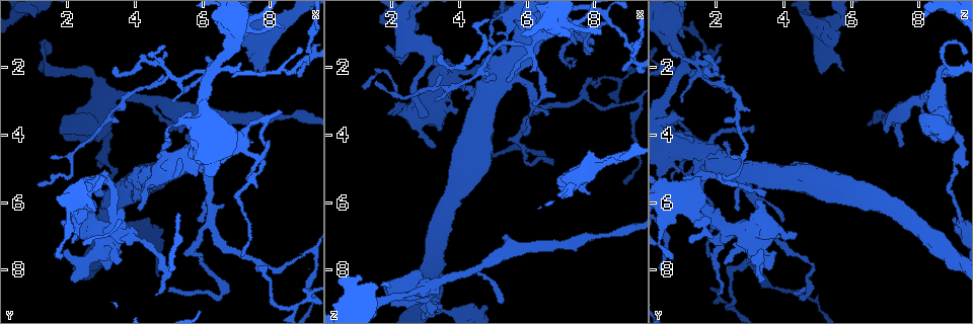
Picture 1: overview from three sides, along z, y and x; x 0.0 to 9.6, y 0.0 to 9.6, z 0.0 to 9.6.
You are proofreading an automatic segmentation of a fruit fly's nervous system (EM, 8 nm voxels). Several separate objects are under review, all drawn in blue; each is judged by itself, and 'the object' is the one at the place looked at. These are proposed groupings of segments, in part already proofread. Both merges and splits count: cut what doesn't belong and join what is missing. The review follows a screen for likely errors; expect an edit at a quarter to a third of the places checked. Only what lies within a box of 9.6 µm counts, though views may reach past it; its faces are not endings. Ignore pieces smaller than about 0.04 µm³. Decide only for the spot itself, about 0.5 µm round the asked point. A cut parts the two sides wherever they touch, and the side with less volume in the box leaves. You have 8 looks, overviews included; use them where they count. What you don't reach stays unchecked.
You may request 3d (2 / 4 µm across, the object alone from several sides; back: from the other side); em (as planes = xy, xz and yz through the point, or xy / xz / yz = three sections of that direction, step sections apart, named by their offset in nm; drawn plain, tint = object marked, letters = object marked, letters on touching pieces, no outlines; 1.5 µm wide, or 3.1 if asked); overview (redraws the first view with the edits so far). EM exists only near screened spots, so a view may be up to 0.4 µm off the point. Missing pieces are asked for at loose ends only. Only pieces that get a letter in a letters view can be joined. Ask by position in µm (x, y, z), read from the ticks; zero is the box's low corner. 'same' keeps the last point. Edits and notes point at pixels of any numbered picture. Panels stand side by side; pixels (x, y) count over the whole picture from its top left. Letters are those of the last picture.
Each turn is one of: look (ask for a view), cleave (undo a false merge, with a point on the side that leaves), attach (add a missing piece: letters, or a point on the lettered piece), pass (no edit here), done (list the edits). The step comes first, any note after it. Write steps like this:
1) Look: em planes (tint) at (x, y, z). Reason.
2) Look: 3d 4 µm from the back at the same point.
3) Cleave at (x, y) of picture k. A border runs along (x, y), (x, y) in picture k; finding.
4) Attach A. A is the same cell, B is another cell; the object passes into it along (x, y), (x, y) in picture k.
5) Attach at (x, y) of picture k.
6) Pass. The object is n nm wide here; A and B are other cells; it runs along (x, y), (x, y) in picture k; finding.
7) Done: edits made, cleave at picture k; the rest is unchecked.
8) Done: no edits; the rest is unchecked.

Look: em xz step 4 (letters) at (7.45, 4.20, 1.35). An open end.

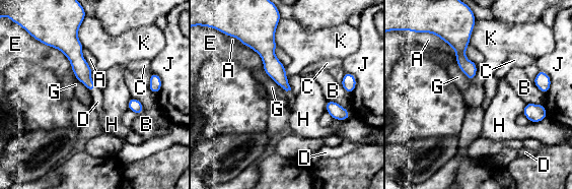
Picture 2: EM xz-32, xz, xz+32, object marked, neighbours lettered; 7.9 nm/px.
Look: em planes (letters) at the same point. Cut it another way.

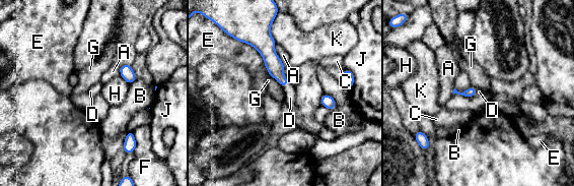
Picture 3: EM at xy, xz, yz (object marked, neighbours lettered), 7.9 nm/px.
Attach D. D is the same cell, A, B, C, E, F, G, H, J and K are other cells; the object passes into it along (275, 67), (286, 84), (290, 94) in picture 3; it goes on there.

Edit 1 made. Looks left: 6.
Look: 3d 2 µm at (8.90, 2.25, 2.10). An open end.

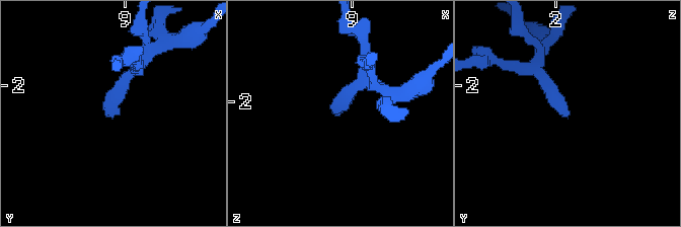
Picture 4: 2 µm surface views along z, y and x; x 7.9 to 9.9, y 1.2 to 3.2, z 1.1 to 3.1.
Look: em planes (letters) at (8.86, 2.28, 2.10).

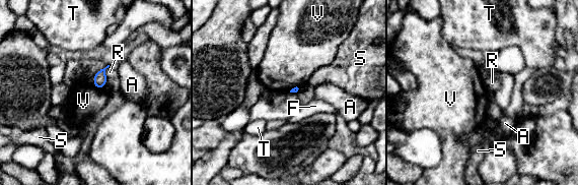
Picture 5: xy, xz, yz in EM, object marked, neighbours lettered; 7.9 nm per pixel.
Pass. The longest contact is with V, 110 nm; A, F, R, S, T and V are other cells; a border runs along (91, 84), (103, 88) in picture 5; no lettered piece goes on from it.

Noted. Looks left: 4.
Look: em planes (plain) at (2.65, 5.90, 3.20). Stops while still wide.

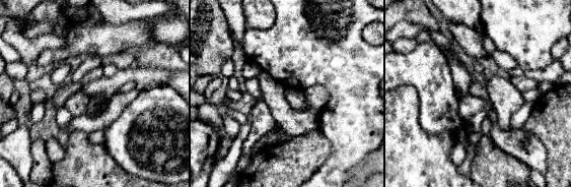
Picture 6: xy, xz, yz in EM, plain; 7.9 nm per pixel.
Look: em planes (letters) at the same point.

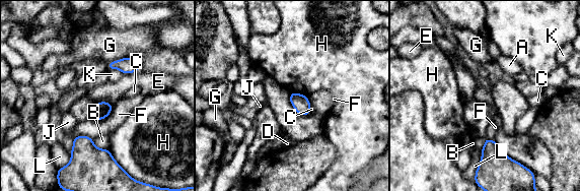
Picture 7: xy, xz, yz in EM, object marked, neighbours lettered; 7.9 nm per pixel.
Pass. The longest contact is with F, 200 nm; A, B, C, D, E, F, G, H, J, K and L are other cells; no lettered piece goes on from it.

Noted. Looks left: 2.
Done: edits made, attach at picture 3; the rest is unchecked.

